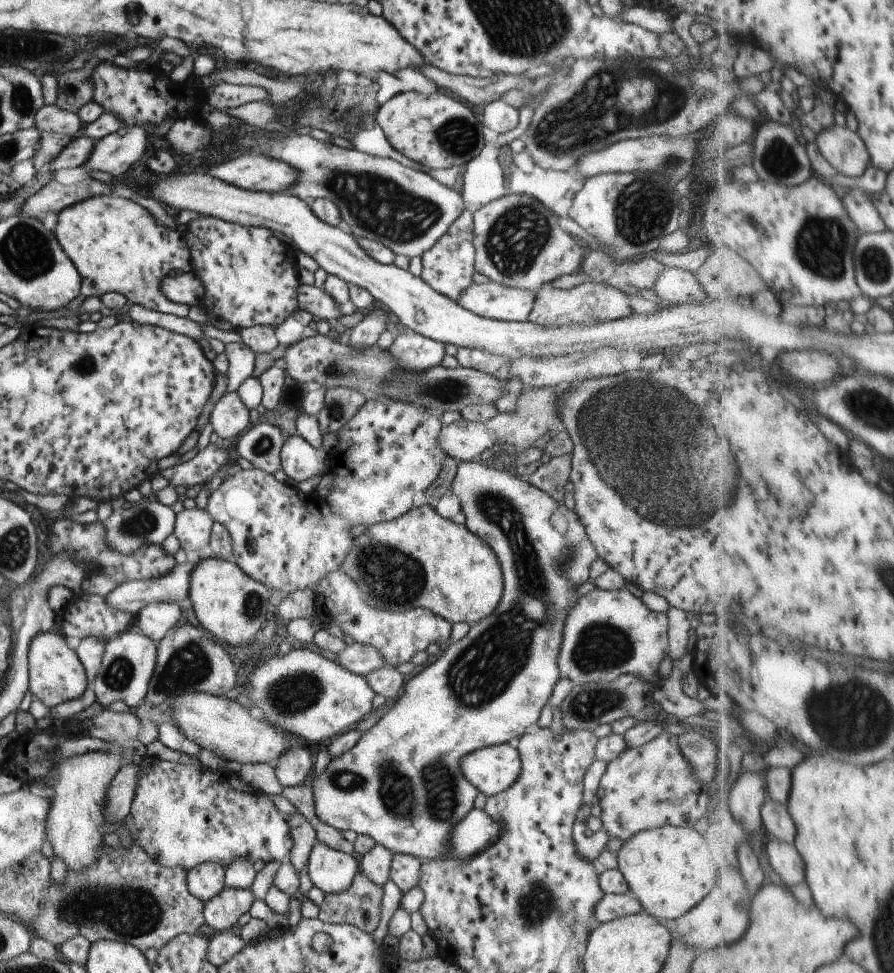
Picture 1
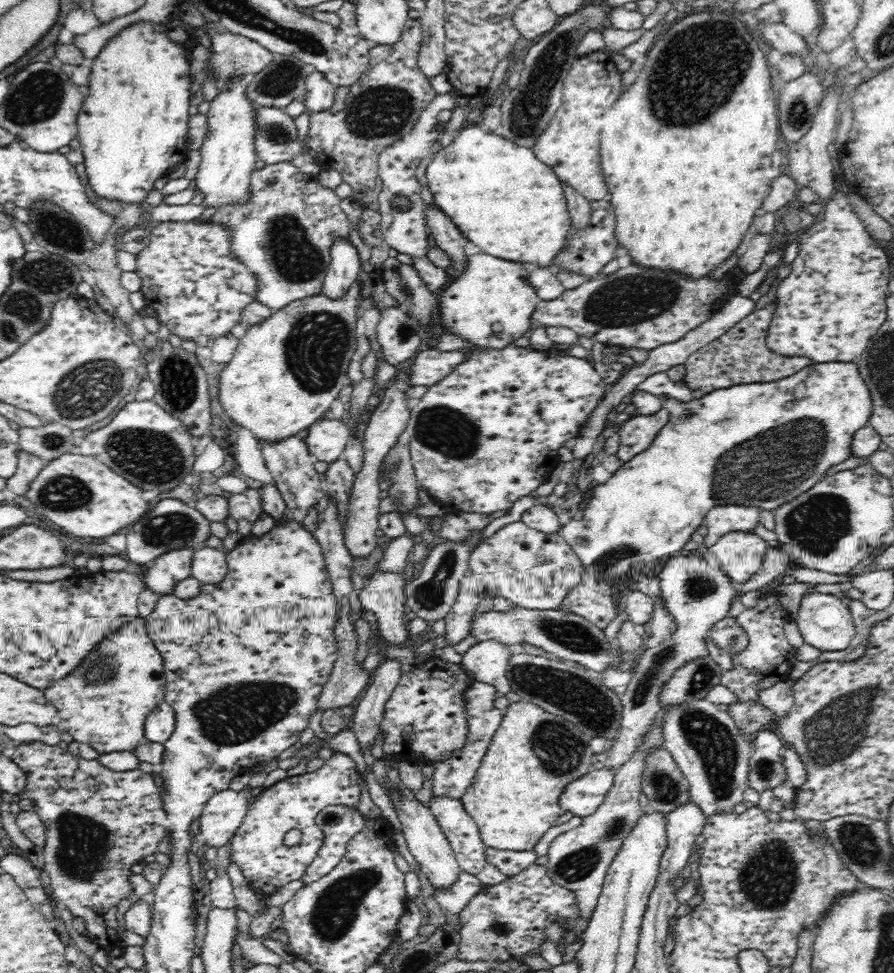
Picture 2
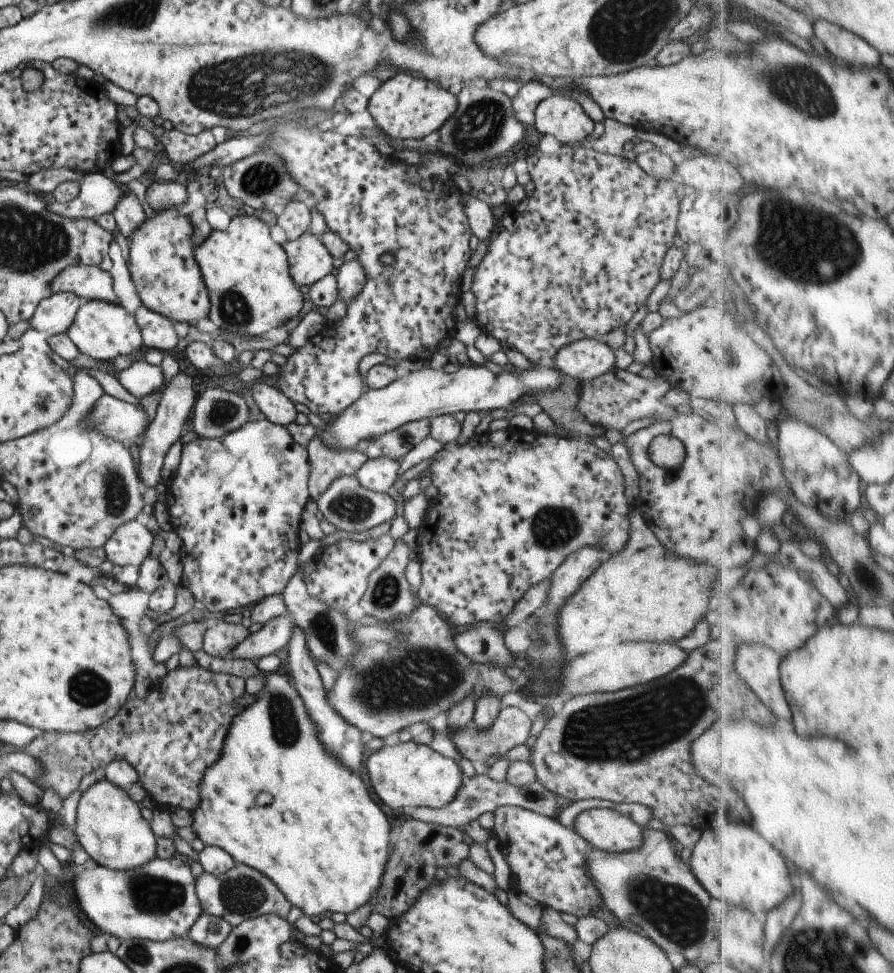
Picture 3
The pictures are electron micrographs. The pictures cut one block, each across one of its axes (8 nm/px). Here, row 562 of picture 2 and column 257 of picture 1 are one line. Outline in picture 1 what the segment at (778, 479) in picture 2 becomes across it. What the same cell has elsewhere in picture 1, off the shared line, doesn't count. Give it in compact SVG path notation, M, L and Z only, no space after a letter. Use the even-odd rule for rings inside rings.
M217 557L199 559L188 578L188 597L197 626L225 647L234 656L237 646L247 646L255 638L262 639L261 628L267 616L275 616L275 608L268 602L269 589L249 578L232 561Z

